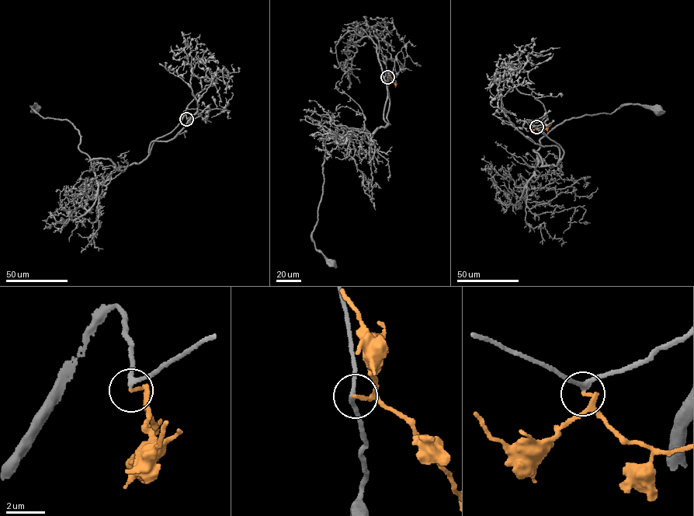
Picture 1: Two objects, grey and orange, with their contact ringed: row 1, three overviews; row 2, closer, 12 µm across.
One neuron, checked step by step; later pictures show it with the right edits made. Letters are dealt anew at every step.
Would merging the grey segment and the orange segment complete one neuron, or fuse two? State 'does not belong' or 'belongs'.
belongs

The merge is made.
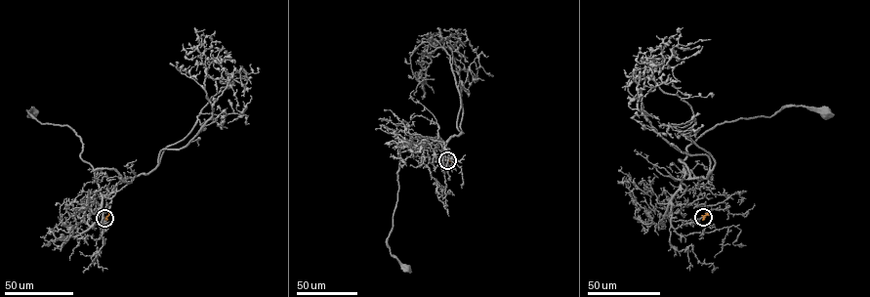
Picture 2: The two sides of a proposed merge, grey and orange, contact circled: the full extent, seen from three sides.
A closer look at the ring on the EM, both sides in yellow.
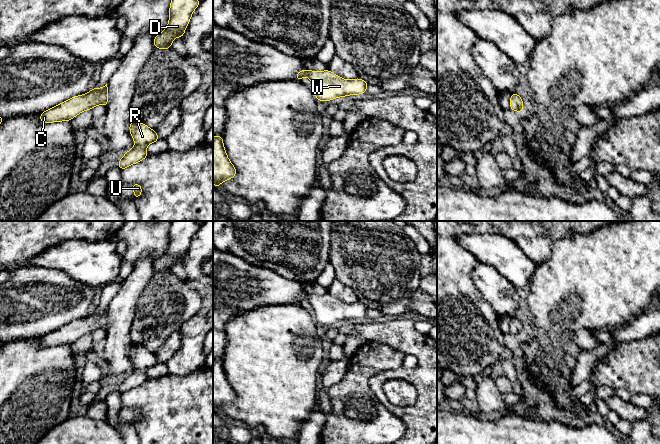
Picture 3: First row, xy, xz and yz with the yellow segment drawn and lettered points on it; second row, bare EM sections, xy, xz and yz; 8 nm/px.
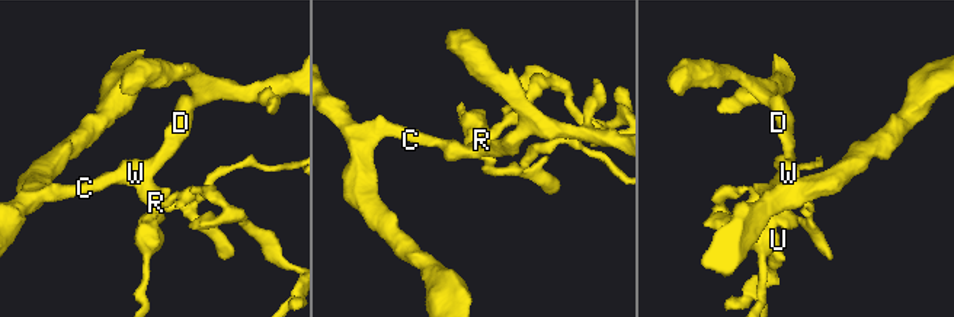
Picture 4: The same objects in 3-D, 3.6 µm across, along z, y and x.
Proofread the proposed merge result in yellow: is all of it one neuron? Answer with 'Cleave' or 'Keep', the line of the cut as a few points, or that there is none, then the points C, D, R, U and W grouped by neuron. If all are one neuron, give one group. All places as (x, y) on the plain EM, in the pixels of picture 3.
Keep. No split. Groups: C D R U W

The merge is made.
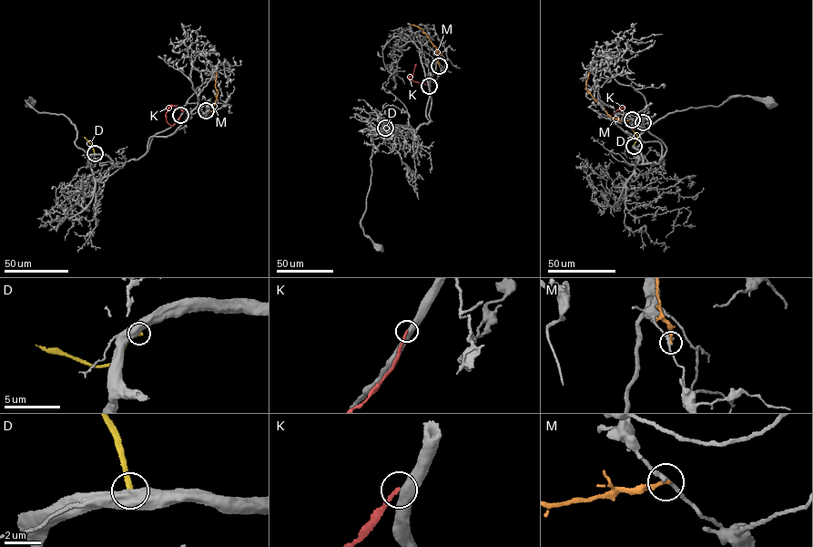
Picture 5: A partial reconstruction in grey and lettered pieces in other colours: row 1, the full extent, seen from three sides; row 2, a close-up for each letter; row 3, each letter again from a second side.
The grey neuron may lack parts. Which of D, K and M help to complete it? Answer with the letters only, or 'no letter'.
no letter

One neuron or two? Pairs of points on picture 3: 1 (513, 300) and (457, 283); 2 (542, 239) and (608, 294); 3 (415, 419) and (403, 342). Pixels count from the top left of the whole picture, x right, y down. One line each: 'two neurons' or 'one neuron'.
1: two neurons
2: two neurons
3: one neuron

